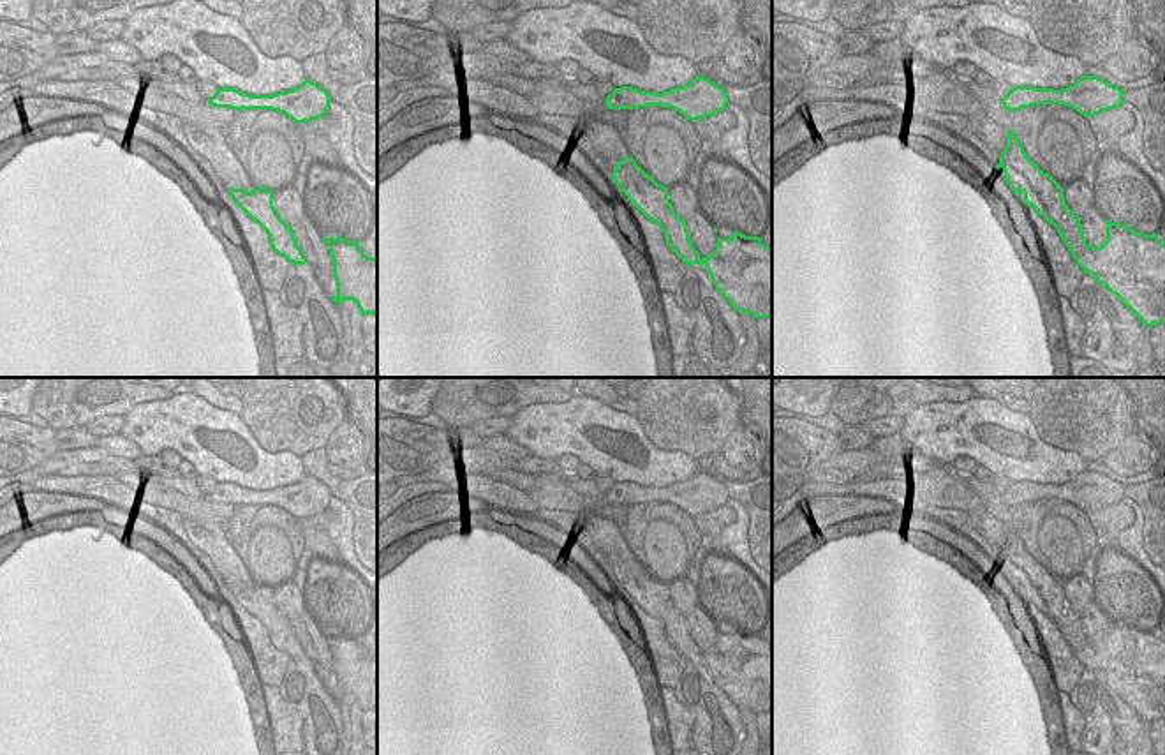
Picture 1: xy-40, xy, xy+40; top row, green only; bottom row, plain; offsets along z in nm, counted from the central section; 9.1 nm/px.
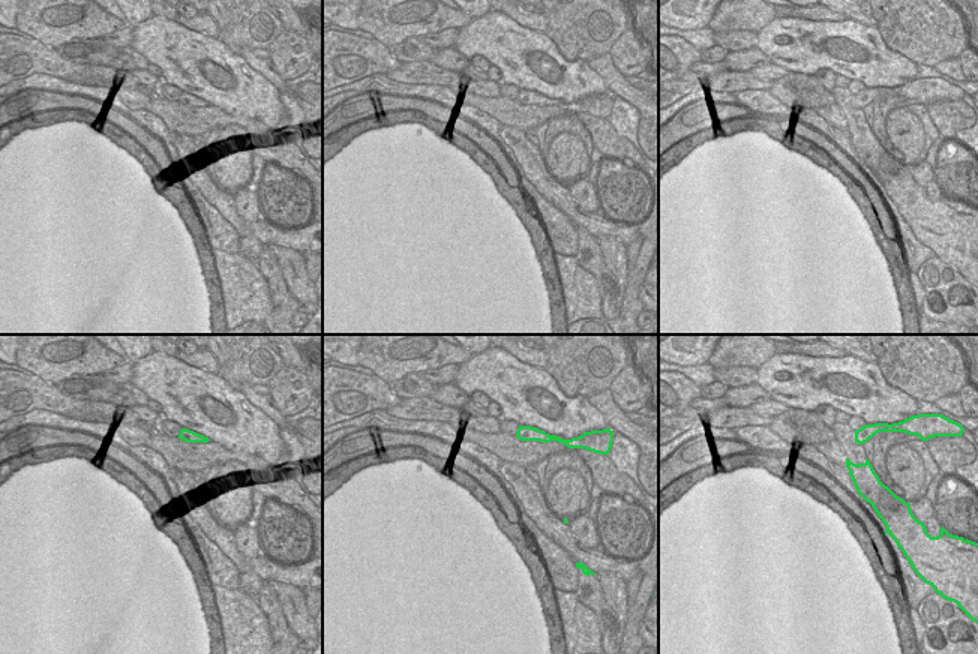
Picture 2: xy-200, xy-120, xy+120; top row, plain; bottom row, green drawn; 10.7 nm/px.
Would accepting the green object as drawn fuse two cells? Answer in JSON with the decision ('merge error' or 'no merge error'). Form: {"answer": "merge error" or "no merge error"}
{"answer": "no merge error"}

